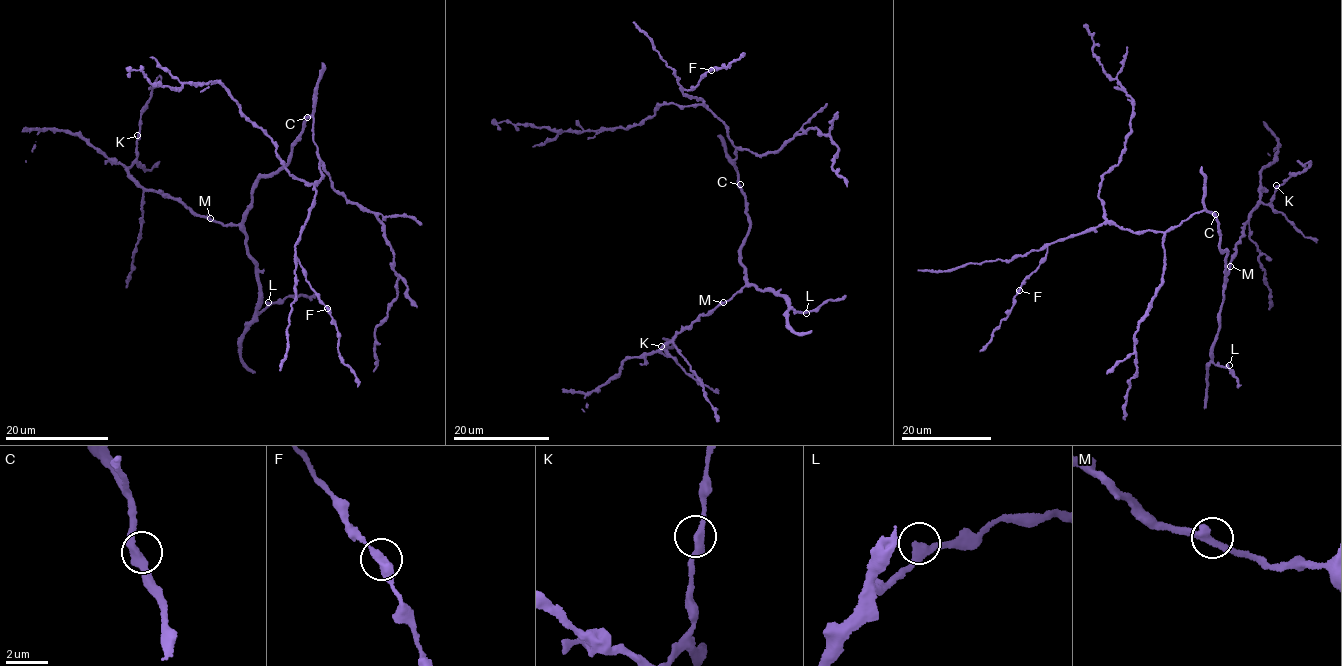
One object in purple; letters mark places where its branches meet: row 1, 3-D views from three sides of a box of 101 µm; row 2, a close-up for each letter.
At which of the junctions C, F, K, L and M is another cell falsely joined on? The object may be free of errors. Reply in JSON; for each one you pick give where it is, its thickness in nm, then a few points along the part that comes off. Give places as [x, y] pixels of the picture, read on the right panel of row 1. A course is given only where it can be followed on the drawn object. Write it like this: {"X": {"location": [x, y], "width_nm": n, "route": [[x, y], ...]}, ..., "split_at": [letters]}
{"split_at": []}

